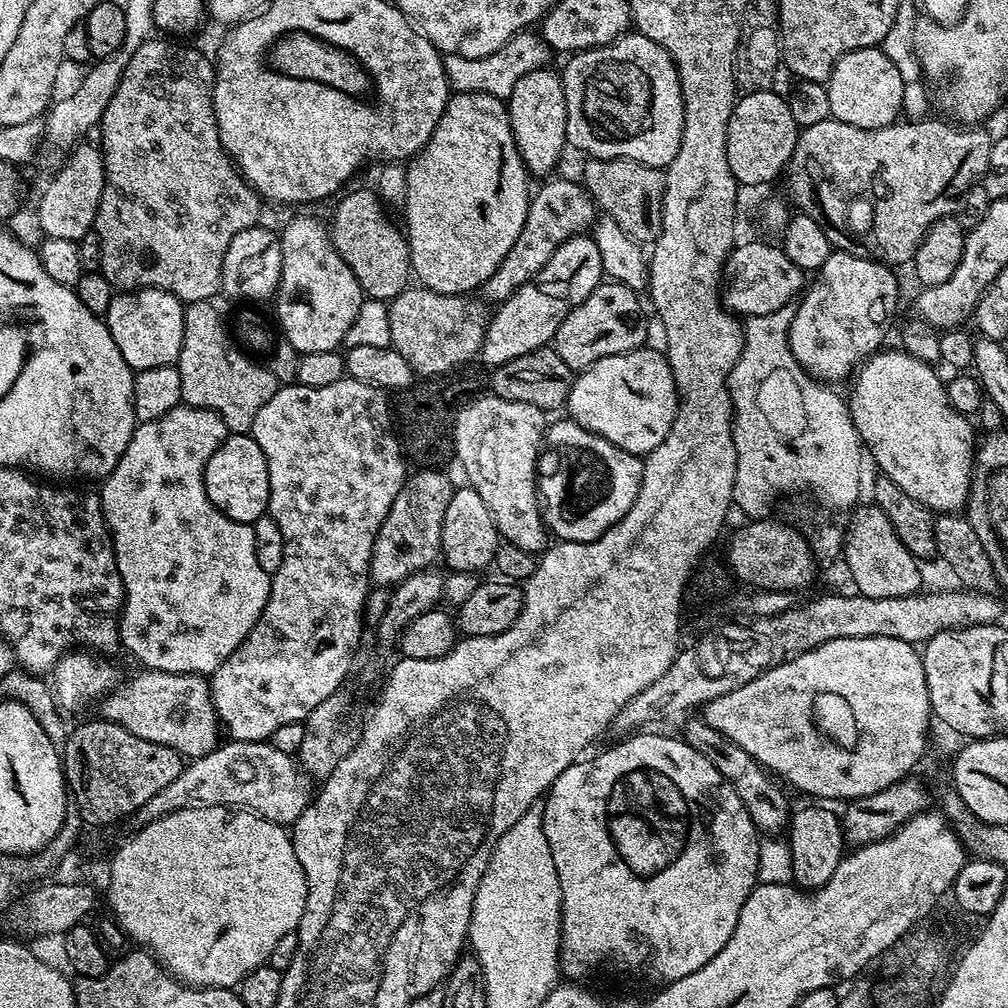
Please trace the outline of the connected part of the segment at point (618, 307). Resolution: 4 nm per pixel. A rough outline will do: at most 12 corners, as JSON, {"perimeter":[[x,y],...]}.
{"perimeter":[[602,282],[568,311],[554,347],[579,374],[645,347],[629,284]]}

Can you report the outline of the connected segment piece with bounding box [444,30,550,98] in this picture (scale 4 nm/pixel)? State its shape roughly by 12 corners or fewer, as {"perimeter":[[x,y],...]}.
{"perimeter":[[535,31],[486,58],[444,56],[453,93],[507,98],[549,63]]}

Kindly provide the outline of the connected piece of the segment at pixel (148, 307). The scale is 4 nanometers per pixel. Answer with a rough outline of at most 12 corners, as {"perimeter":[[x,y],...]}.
{"perimeter":[[157,288],[113,295],[106,323],[136,372],[175,365],[183,300]]}

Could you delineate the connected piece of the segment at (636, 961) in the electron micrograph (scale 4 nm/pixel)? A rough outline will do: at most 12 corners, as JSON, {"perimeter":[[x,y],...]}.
{"perimeter":[[652,730],[544,800],[560,970],[702,970],[758,881],[734,786]]}

